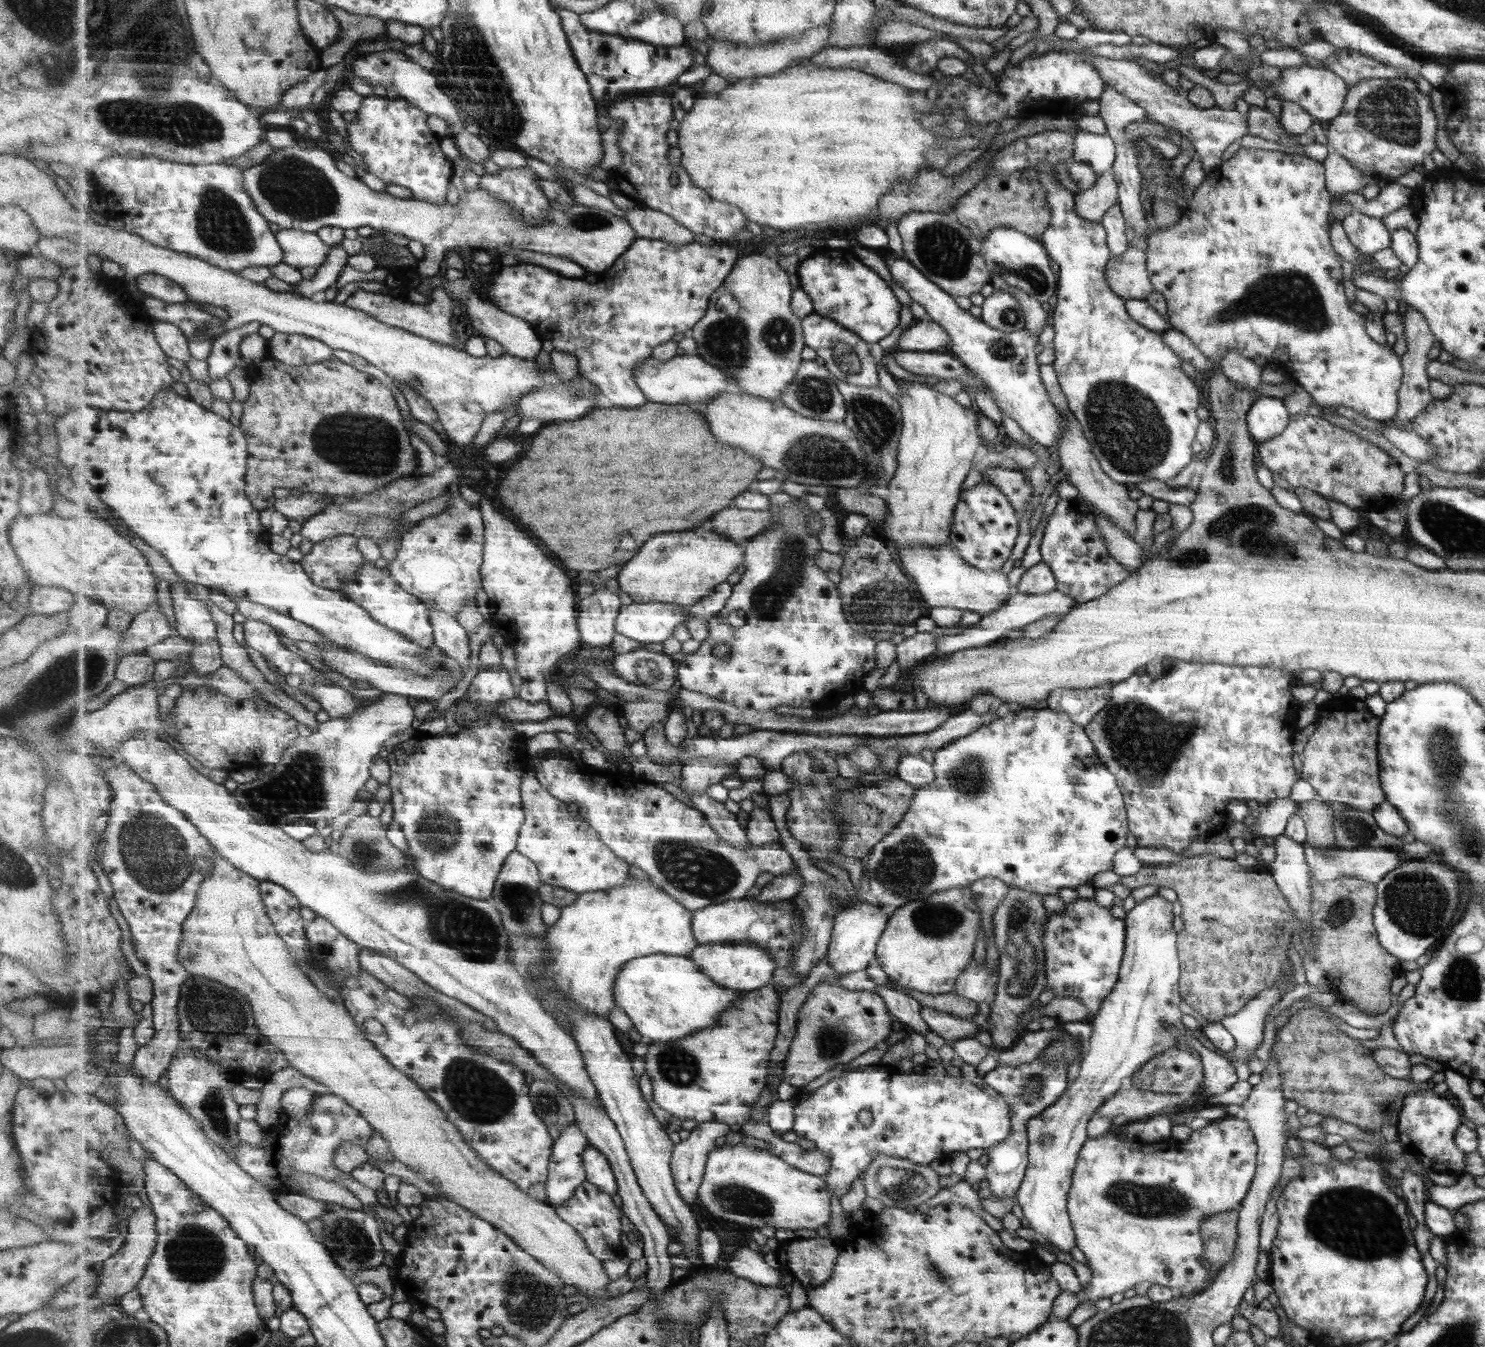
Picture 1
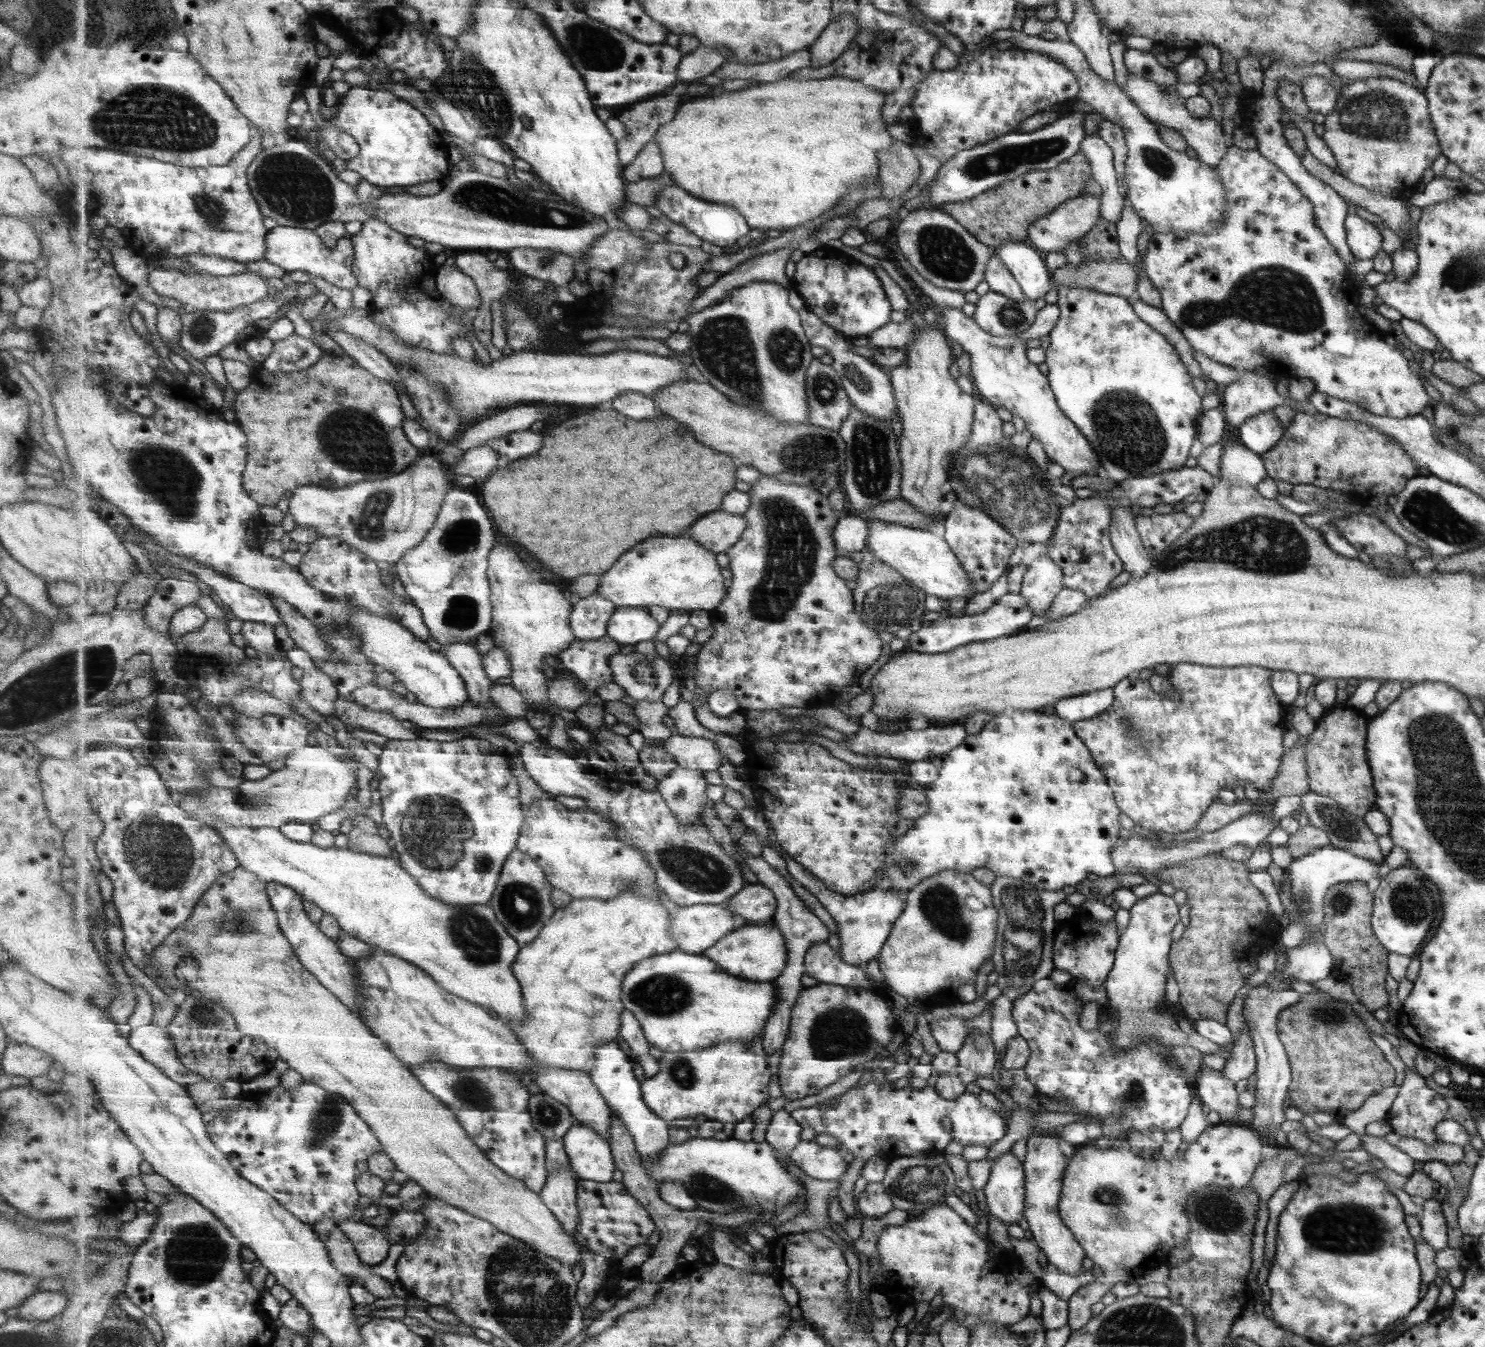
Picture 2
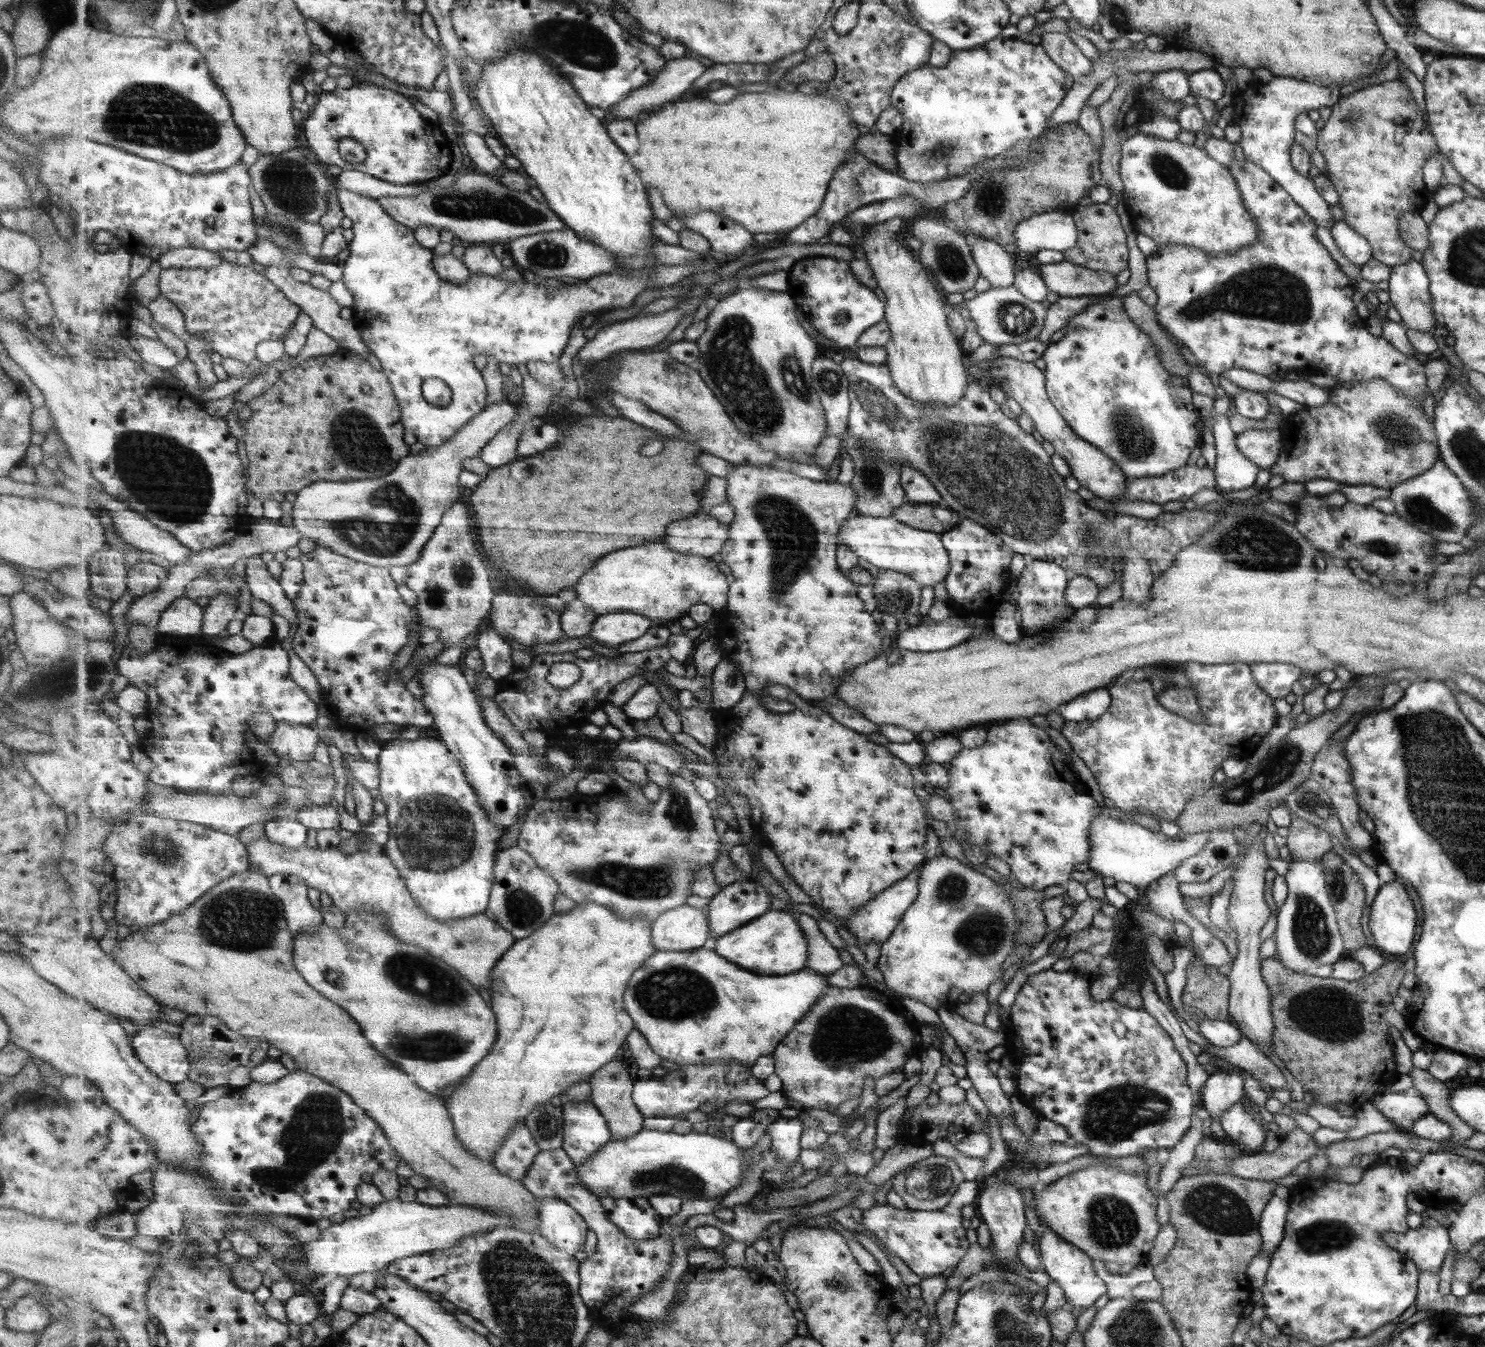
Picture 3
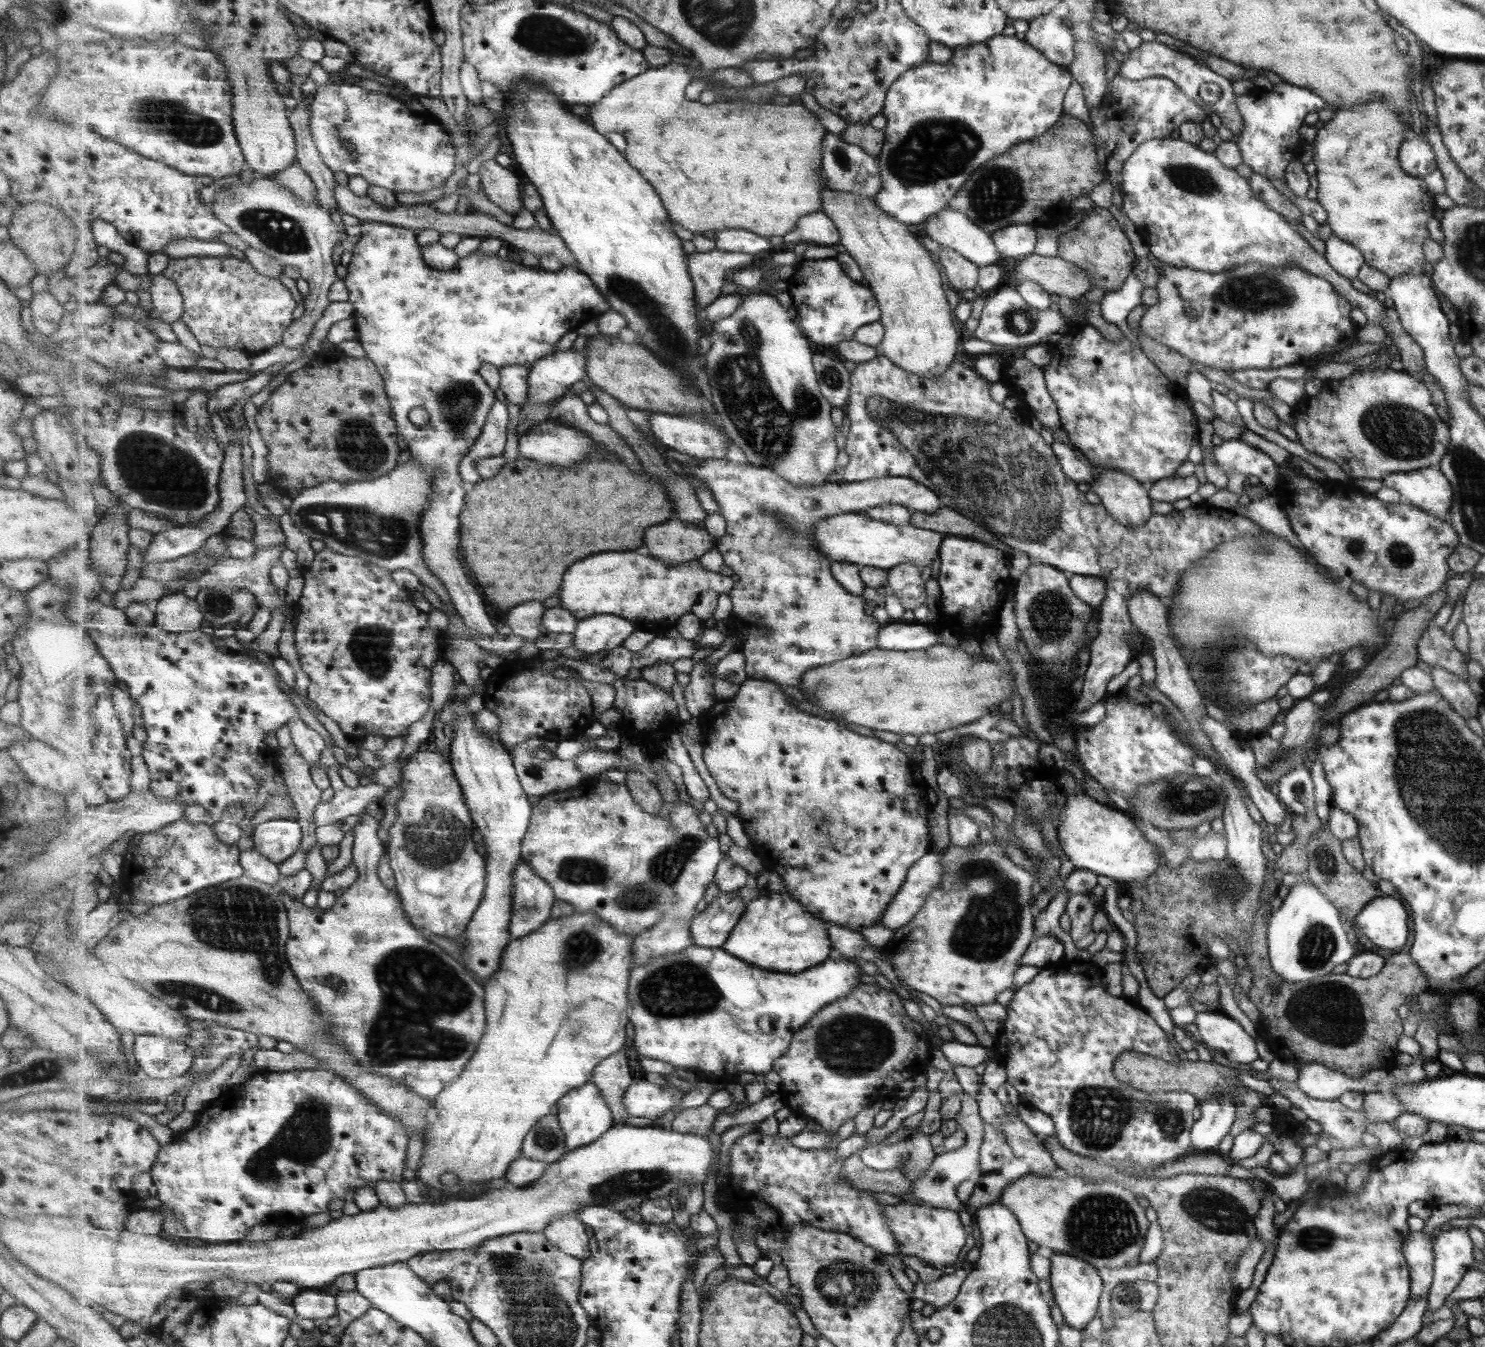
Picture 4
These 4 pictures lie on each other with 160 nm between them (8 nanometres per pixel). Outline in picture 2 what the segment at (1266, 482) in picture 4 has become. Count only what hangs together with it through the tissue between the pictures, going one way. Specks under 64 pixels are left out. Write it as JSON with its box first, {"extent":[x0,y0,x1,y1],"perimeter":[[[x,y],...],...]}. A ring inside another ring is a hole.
{"extent":[1237,410,1284,455],"perimeter":[[[1272,410],[1248,418],[1237,427],[1237,432],[1240,444],[1258,455],[1269,452],[1284,436],[1284,429],[1277,422]]]}

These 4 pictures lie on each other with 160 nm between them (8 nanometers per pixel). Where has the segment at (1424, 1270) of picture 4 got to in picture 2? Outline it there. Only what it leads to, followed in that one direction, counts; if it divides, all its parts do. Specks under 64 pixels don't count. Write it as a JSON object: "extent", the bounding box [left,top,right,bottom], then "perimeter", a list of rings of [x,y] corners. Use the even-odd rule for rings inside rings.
{"extent":[1418,1200,1447,1253],"perimeter":[[[1425,1200],[1420,1202],[1423,1206],[1421,1218],[1418,1218],[1420,1226],[1420,1236],[1436,1253],[1447,1247],[1447,1232],[1445,1218],[1442,1213],[1441,1204],[1435,1200]]]}

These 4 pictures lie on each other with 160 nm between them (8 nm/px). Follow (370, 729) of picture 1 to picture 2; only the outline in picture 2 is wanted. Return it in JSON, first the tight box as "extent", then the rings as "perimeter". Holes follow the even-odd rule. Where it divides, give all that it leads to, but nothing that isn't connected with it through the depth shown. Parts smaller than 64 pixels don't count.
{"extent":[178,745,357,828],"perimeter":[[[307,745],[292,752],[285,760],[282,769],[273,771],[264,780],[251,782],[243,780],[235,789],[212,789],[206,799],[187,797],[178,799],[178,805],[186,810],[193,818],[205,824],[230,824],[231,826],[250,826],[251,828],[281,828],[289,823],[315,823],[320,816],[331,814],[343,807],[349,796],[354,794],[357,787],[357,761],[345,748],[346,756],[337,756],[321,745]]]}

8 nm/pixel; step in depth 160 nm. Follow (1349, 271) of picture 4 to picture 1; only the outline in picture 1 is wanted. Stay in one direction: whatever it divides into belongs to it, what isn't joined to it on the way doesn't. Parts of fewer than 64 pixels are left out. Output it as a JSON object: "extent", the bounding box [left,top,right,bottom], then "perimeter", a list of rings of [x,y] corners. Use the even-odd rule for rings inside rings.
{"extent":[1341,212,1391,256],"perimeter":[[[1353,212],[1342,218],[1341,225],[1349,243],[1360,254],[1372,256],[1380,250],[1391,247],[1391,236],[1381,219]]]}

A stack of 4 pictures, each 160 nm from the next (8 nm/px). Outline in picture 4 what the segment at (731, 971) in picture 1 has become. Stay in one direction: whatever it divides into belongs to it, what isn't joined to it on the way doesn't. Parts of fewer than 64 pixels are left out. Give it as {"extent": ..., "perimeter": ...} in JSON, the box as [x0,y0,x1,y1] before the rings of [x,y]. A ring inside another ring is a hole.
{"extent":[722,889,834,973],"perimeter":[[[769,889],[746,904],[741,919],[722,947],[757,968],[777,973],[799,973],[820,966],[830,959],[829,954],[834,949],[825,922],[810,913],[789,893]]]}

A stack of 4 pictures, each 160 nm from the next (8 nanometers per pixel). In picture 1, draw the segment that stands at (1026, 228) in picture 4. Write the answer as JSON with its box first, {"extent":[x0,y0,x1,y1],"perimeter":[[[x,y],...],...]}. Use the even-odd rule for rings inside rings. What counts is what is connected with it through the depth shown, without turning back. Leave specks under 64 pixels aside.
{"extent":[1073,171,1118,223],"perimeter":[[[1105,171],[1101,177],[1096,178],[1091,189],[1075,194],[1073,213],[1077,213],[1081,220],[1099,223],[1105,212],[1118,203],[1117,188],[1113,171]]]}

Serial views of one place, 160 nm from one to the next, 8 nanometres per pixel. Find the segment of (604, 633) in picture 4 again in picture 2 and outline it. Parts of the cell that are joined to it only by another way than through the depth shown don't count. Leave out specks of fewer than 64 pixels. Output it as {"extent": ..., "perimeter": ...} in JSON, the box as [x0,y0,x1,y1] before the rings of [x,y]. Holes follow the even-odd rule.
{"extent":[607,607,660,646],"perimeter":[[[621,607],[608,622],[607,635],[619,645],[634,646],[646,640],[653,641],[660,626],[646,608]]]}

